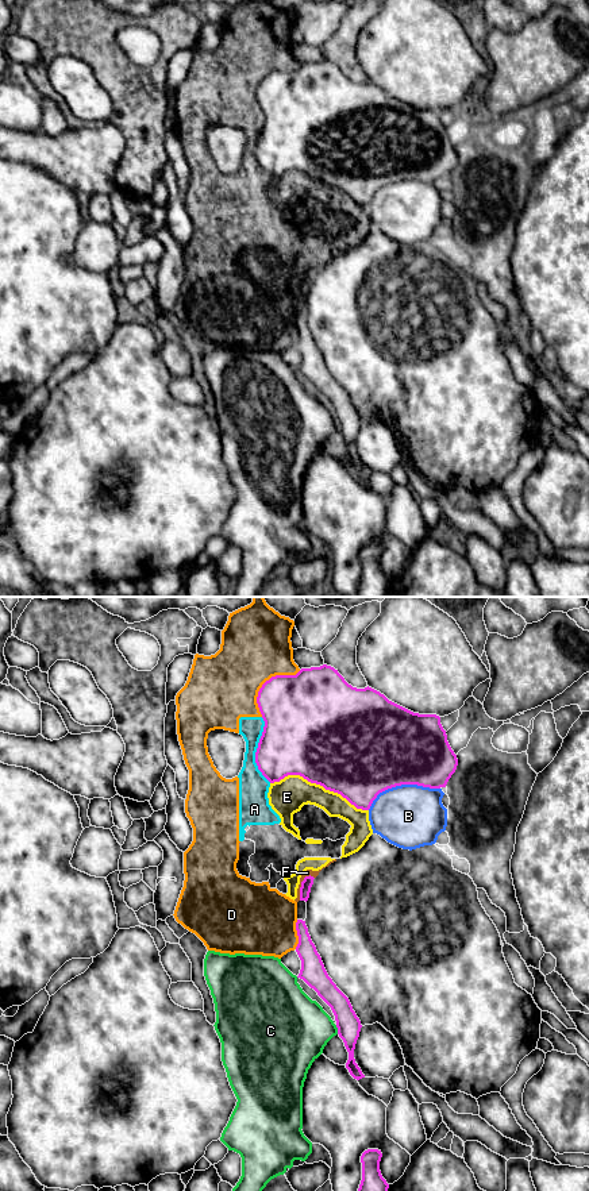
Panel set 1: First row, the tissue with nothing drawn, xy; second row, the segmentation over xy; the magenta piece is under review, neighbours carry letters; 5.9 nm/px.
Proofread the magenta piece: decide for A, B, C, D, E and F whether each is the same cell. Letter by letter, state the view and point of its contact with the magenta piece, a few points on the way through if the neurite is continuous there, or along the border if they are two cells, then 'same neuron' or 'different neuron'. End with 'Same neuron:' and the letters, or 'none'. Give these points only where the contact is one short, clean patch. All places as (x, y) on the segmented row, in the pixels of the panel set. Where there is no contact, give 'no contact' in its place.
A: xy (257, 750) | different neuron
B: xy (401, 783) | different neuron
C: xy (338, 1029) | different neuron
D: xy (265, 682) | different neuron
E: xy (319, 783) | different neuron
F: xy (301, 886) | along xy (310, 874), (301, 882), (299, 900) | different neuron
Same neuron: none

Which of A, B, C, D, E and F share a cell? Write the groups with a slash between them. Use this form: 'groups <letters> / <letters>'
groups A D E F / B / C

